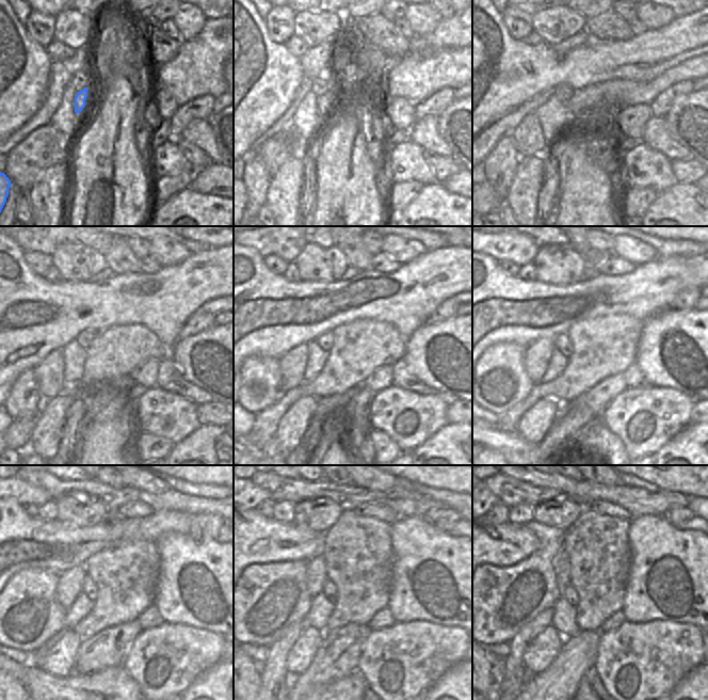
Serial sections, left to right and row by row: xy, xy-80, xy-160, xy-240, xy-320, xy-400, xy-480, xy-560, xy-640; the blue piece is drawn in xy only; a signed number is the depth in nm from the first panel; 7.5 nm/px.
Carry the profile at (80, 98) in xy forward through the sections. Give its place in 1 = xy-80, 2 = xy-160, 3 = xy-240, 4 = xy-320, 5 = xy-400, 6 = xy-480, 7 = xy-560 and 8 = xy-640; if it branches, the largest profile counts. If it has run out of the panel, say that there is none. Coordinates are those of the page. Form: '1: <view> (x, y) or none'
1: xy-80 (325, 102)
2: xy-160 (592, 98)
3: xy-240 (116, 350)
4: xy-320 (358, 348)
5: xy-400 (606, 346)
6: xy-480 (127, 576)
7: xy-560 (358, 553)
8: xy-640 (598, 547)

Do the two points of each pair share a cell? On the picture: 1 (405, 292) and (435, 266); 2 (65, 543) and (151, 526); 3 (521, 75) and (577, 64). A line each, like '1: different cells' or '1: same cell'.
1: same cell
2: same cell
3: same cell

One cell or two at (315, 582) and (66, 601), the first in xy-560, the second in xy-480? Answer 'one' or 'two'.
one

